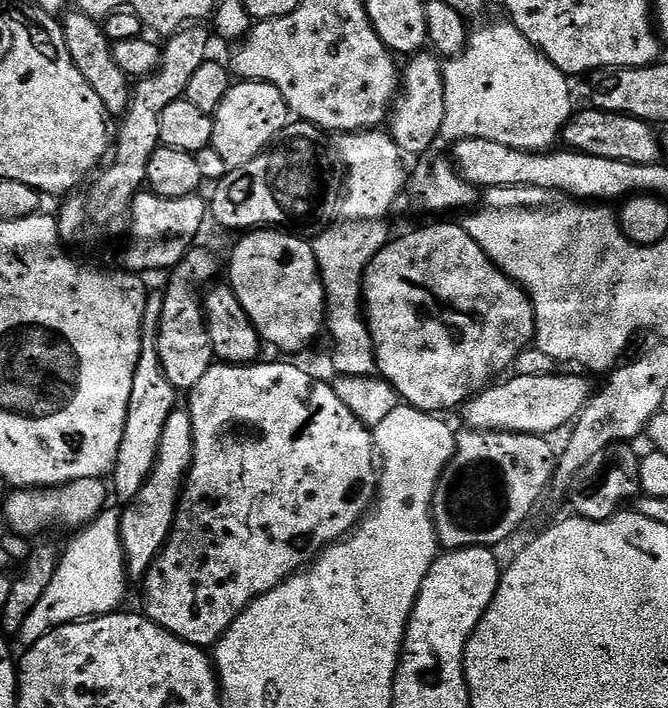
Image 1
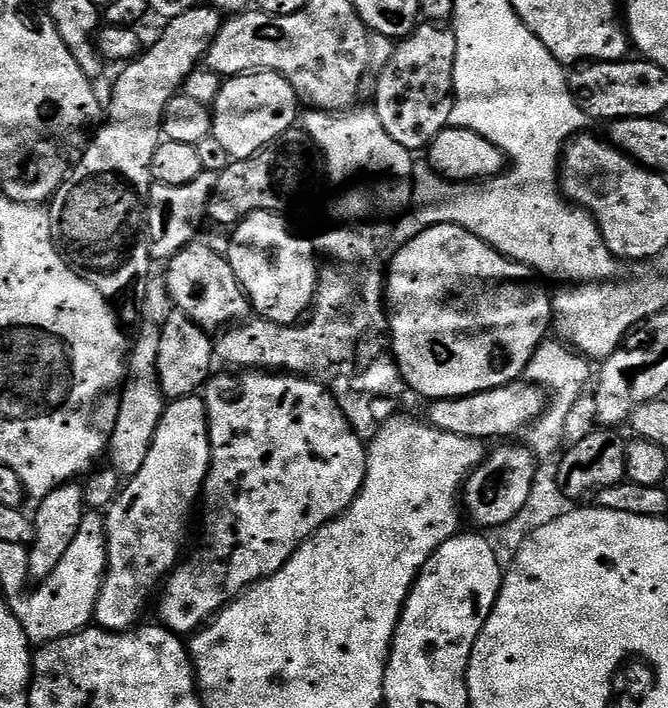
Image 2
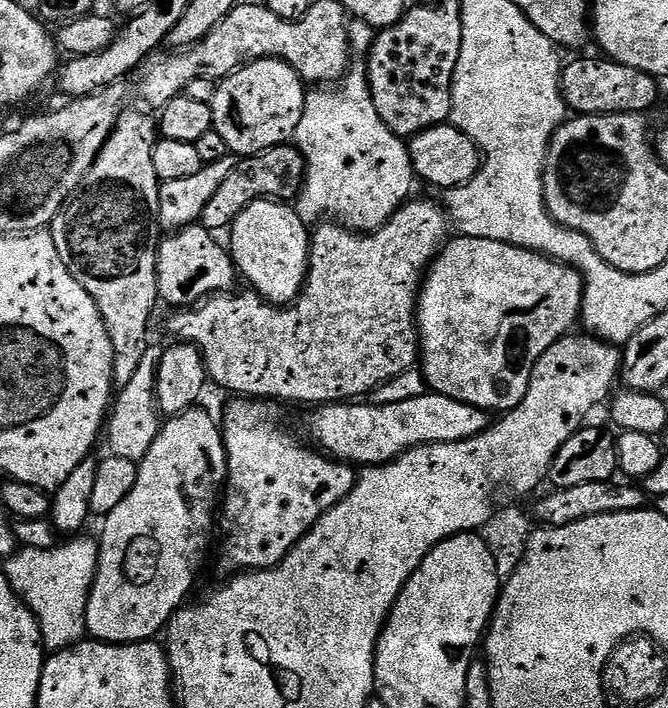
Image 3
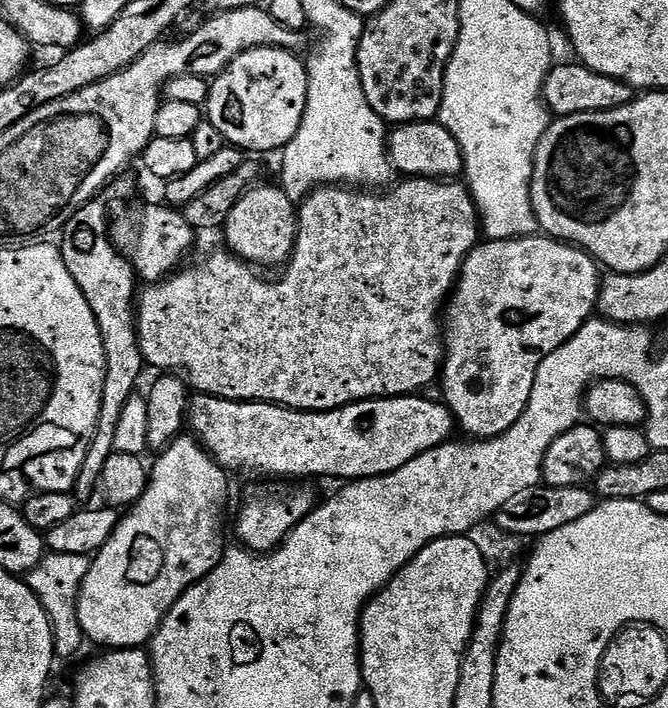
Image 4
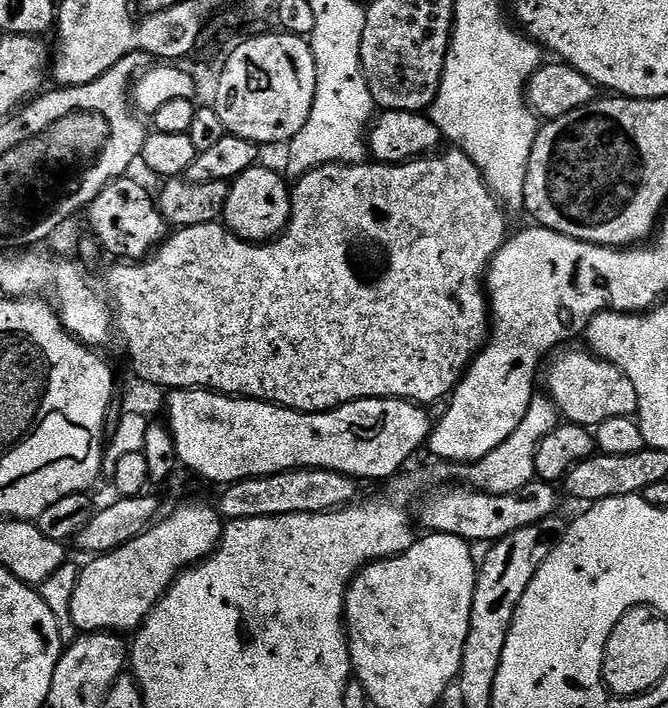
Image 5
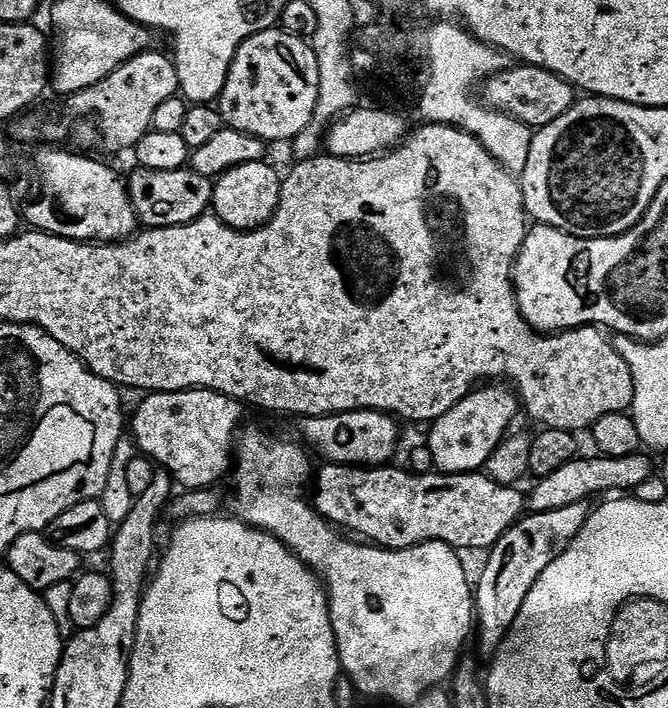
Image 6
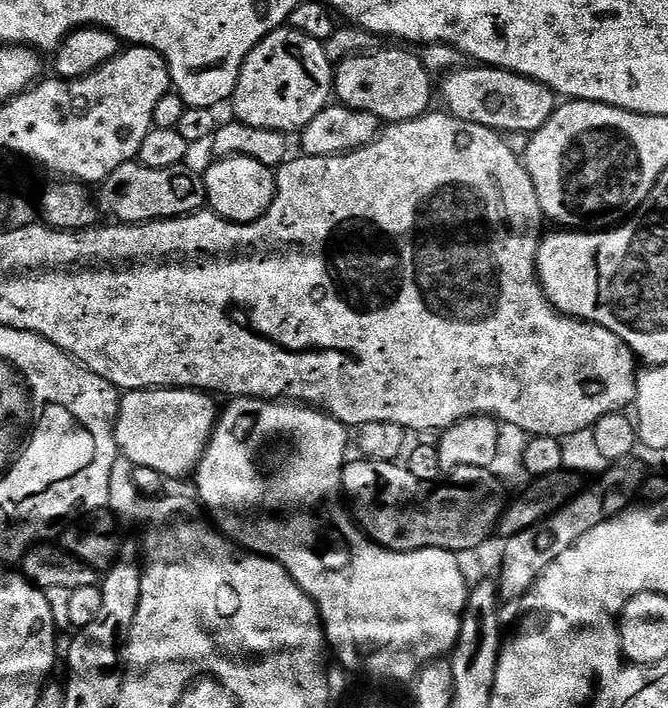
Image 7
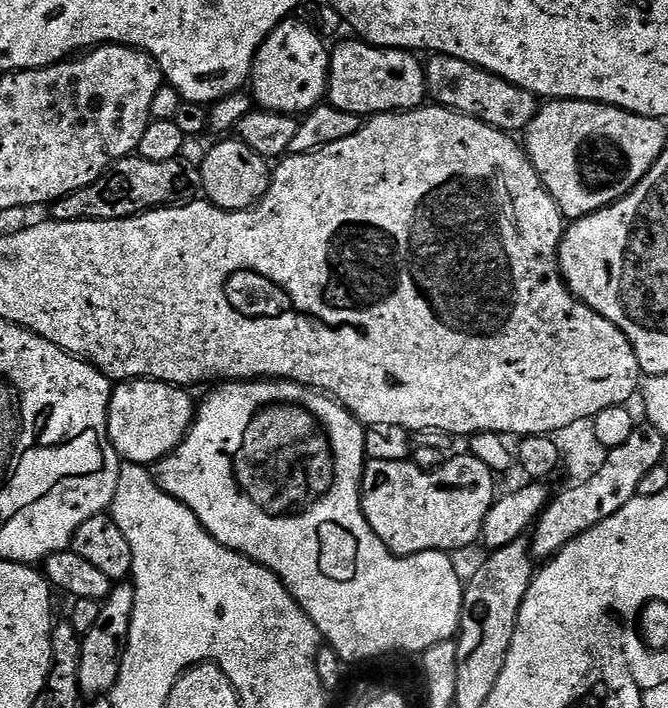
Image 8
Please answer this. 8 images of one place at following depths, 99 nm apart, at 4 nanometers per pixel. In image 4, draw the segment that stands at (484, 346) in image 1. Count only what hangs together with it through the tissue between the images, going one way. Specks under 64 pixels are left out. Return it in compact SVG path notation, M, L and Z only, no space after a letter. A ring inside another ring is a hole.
M543 234L477 243L460 267L460 279L442 316L442 400L451 410L459 431L461 428L468 435L465 437L488 440L491 436L501 436L522 418L542 358L554 354L558 346L574 338L580 327L593 319L601 283L601 269L587 252Z

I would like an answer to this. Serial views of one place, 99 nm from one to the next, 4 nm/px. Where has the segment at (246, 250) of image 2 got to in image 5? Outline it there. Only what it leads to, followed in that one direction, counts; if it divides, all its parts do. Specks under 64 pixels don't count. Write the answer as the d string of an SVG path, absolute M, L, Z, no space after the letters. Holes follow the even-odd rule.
M257 166L247 168L231 181L222 217L229 232L249 242L275 240L283 232L292 218L292 194L290 184L287 184L289 181L281 176L268 168Z

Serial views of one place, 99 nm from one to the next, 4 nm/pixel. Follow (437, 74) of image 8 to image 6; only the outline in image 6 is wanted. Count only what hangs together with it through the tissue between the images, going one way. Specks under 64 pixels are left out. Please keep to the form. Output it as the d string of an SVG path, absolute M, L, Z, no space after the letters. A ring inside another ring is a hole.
M520 64L515 67L505 67L504 71L483 81L482 100L493 111L513 116L518 123L524 124L527 128L539 130L550 126L554 118L562 118L562 114L566 114L566 110L570 110L576 103L578 92L569 80L533 64Z

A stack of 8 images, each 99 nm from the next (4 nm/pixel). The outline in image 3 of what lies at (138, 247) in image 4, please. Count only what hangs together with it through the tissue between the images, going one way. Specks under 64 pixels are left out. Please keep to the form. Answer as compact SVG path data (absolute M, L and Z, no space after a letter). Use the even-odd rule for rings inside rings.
M197 222L189 228L165 235L156 250L156 277L158 278L159 299L176 310L196 306L213 294L228 294L233 291L232 283L238 280L232 253L219 244L217 237L203 224Z

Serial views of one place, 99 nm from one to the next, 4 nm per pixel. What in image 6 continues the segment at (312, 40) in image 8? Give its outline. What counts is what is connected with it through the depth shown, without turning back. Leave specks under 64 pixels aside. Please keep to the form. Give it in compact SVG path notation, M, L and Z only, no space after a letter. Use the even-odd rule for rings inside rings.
M279 27L267 28L265 32L254 34L242 42L218 101L220 117L227 127L257 136L259 140L291 142L298 134L302 134L302 130L306 130L306 126L312 124L312 117L316 115L319 85L318 58L311 43L294 38Z

